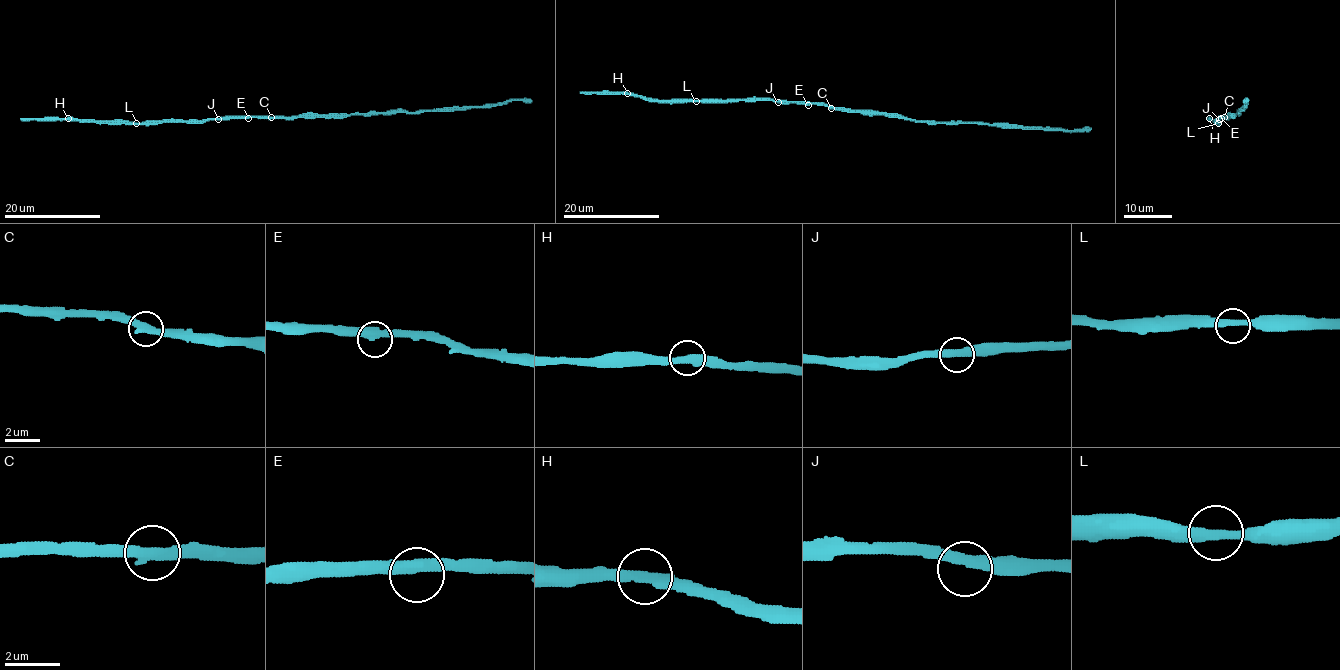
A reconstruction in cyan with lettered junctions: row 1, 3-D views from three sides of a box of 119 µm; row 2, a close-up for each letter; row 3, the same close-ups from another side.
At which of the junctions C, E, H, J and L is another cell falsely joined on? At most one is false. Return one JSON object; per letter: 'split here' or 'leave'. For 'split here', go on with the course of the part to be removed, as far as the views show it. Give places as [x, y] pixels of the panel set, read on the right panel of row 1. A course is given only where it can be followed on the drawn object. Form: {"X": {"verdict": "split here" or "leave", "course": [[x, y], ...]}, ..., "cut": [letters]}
{"C": {"verdict": "leave"}, "E": {"verdict": "leave"}, "H": {"verdict": "leave"}, "J": {"verdict": "leave"}, "L": {"verdict": "leave"}, "cut": []}

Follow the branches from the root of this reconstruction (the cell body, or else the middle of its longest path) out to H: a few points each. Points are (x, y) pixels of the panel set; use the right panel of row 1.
H: (1226, 117), (1217, 119), (1218, 123), (1209, 118)

